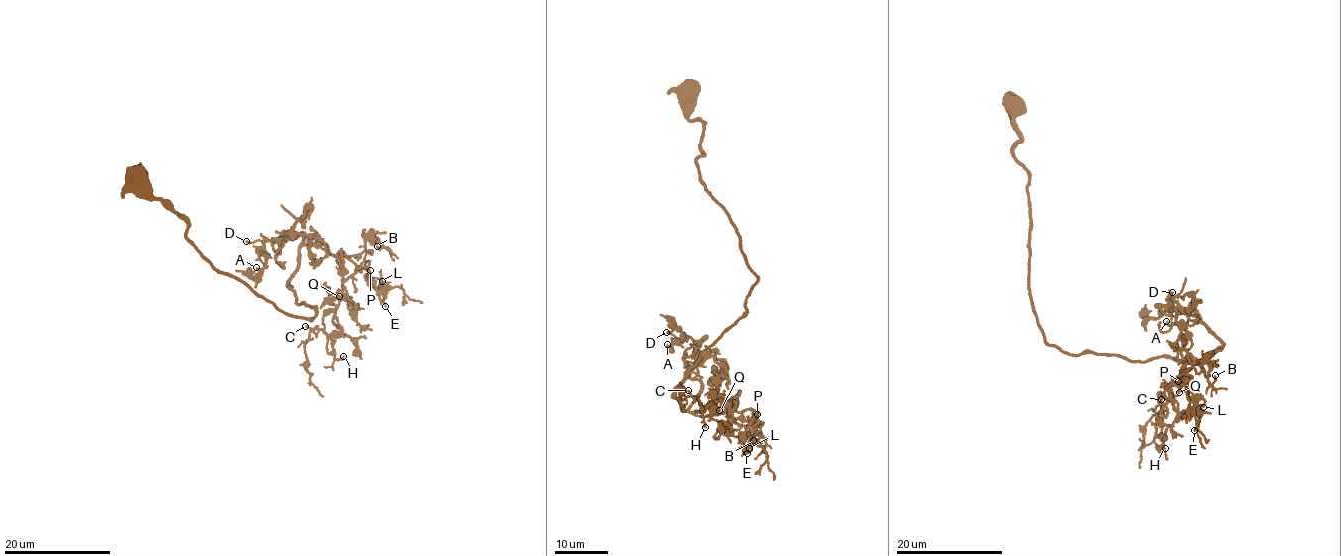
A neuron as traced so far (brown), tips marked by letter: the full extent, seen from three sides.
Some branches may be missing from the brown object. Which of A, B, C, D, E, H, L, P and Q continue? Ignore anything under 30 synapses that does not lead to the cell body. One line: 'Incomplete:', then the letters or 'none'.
Incomplete: none

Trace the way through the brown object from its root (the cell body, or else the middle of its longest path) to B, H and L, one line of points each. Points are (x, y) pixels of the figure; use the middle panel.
B: (687, 91), (705, 125), (699, 176), (756, 284), (675, 399), (700, 416), (731, 408), (765, 445), (753, 440)
H: (687, 91), (705, 125), (699, 176), (756, 279), (676, 389), (698, 416), (730, 403), (706, 406), (705, 427)
L: (687, 91), (705, 125), (699, 176), (756, 284), (675, 399), (700, 416), (730, 403), (750, 420), (749, 448)

